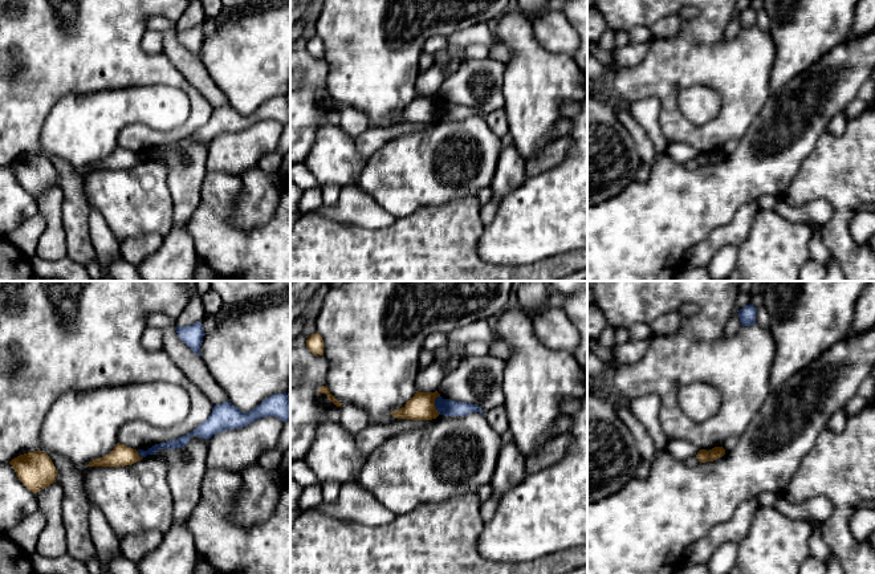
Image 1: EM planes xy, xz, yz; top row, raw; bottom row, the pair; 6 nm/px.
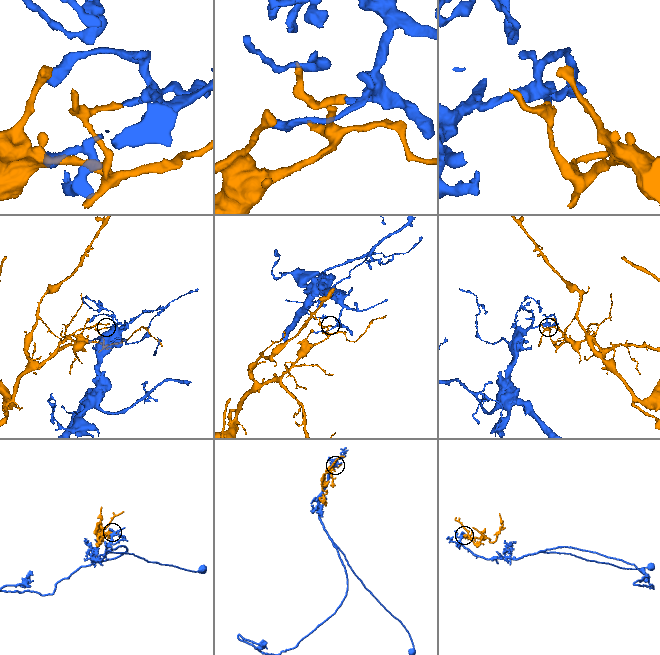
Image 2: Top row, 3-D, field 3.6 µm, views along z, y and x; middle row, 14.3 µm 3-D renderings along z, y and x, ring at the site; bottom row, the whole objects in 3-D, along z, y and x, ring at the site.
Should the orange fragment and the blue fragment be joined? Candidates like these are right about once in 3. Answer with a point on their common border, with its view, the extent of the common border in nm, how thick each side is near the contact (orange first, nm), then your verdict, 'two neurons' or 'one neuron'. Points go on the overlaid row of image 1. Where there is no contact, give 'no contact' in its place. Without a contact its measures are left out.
xz (434, 404) | 120 nm | 160/100 nm | two neurons

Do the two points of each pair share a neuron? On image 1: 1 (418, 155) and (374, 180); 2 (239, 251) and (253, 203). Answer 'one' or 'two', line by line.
1: one
2: two

